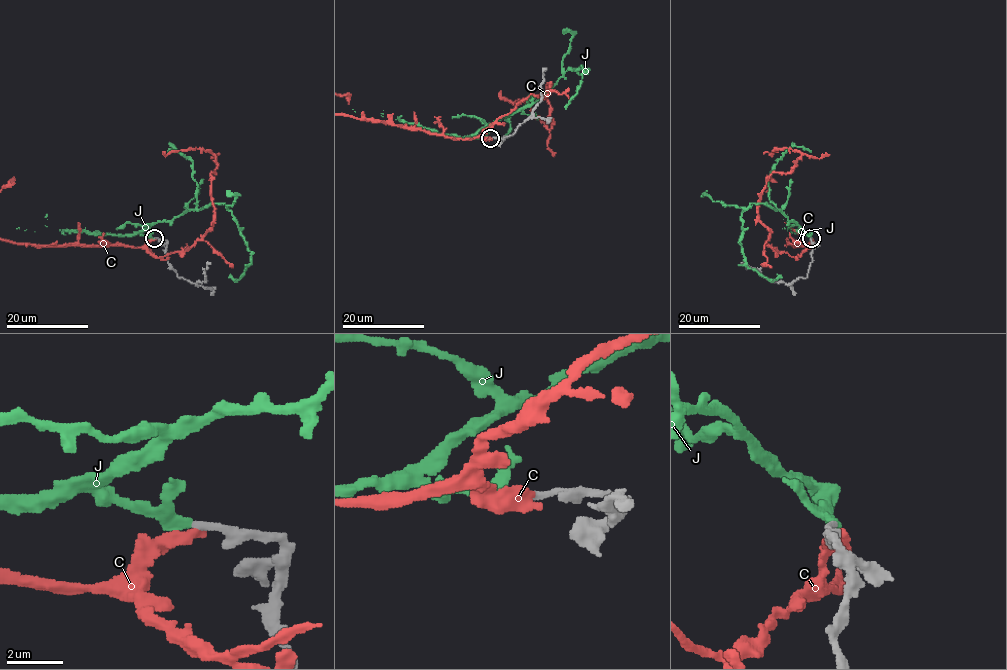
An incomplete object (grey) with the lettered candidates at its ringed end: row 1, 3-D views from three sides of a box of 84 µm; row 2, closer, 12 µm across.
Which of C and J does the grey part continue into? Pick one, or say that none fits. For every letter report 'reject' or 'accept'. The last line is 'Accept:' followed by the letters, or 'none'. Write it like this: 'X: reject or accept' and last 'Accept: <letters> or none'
C: reject
J: accept
Accept: J

